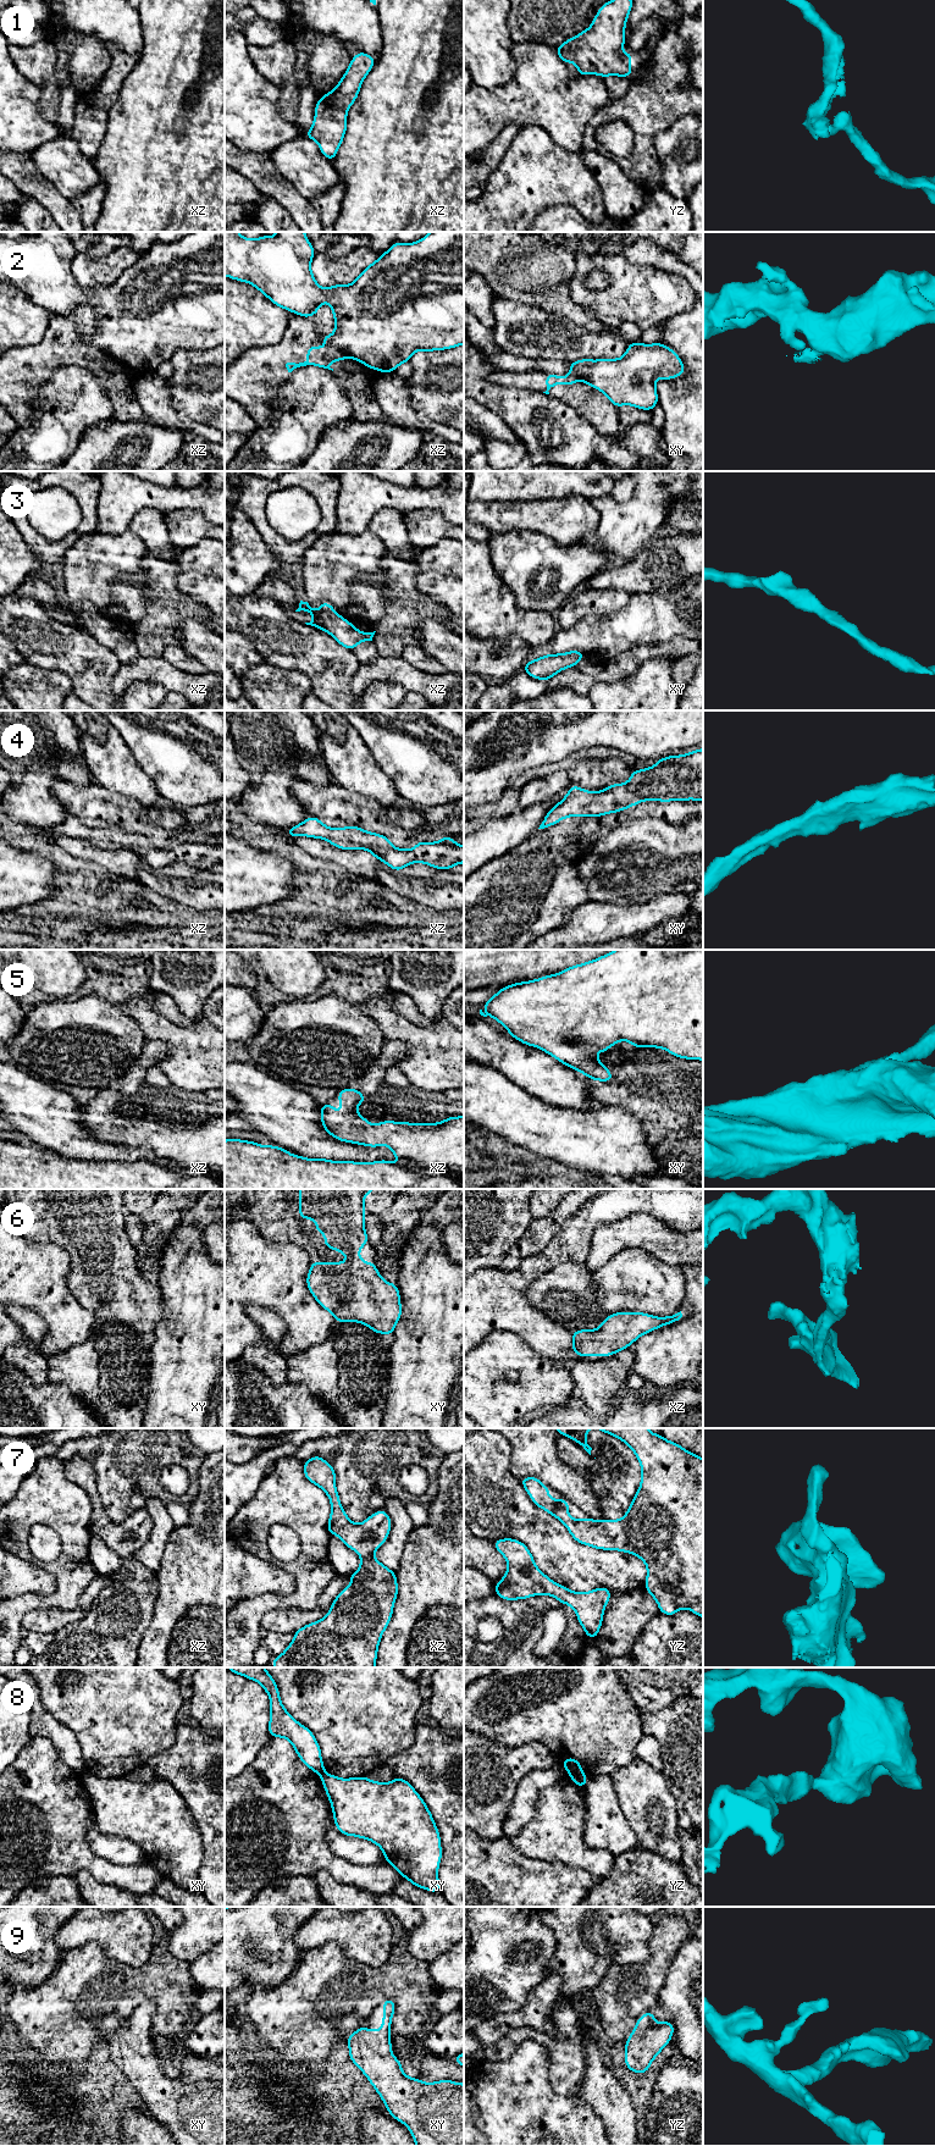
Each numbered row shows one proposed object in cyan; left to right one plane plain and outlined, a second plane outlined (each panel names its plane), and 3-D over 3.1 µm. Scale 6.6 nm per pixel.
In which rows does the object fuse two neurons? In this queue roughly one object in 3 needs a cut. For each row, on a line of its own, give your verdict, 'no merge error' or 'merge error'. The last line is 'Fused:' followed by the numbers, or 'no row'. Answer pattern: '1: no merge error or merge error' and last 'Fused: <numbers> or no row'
1: no merge error
2: merge error
3: no merge error
4: no merge error
5: no merge error
6: no merge error
7: no merge error
8: merge error
9: no merge error
Fused: 2, 8

